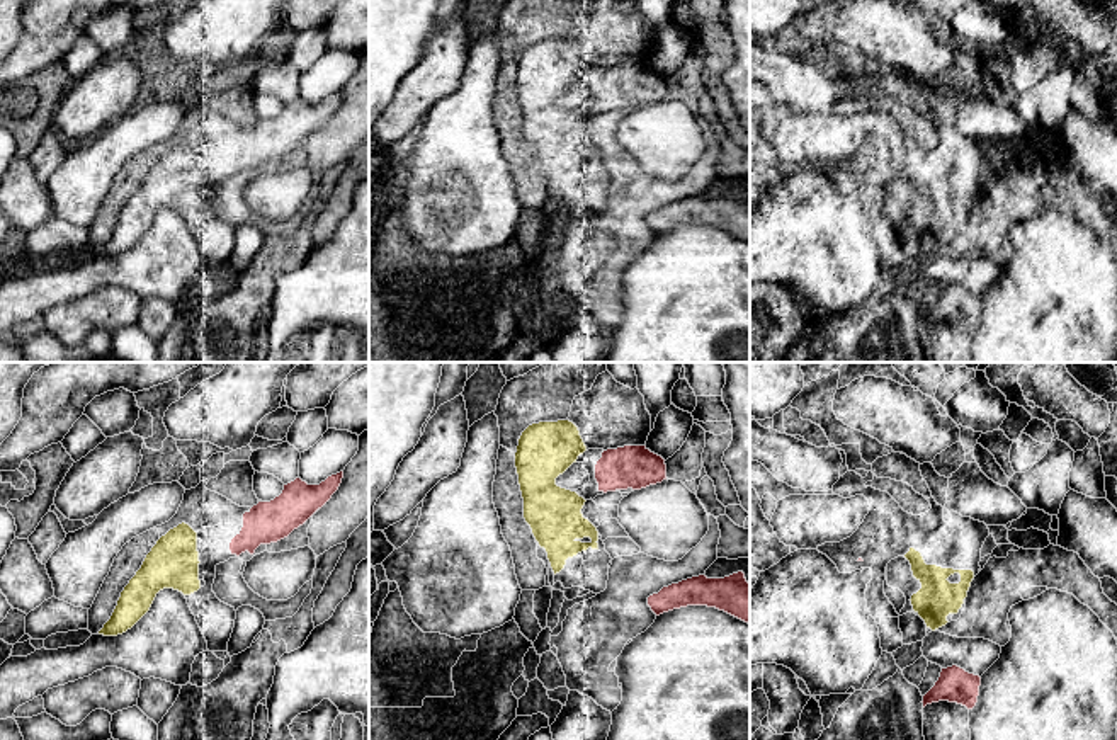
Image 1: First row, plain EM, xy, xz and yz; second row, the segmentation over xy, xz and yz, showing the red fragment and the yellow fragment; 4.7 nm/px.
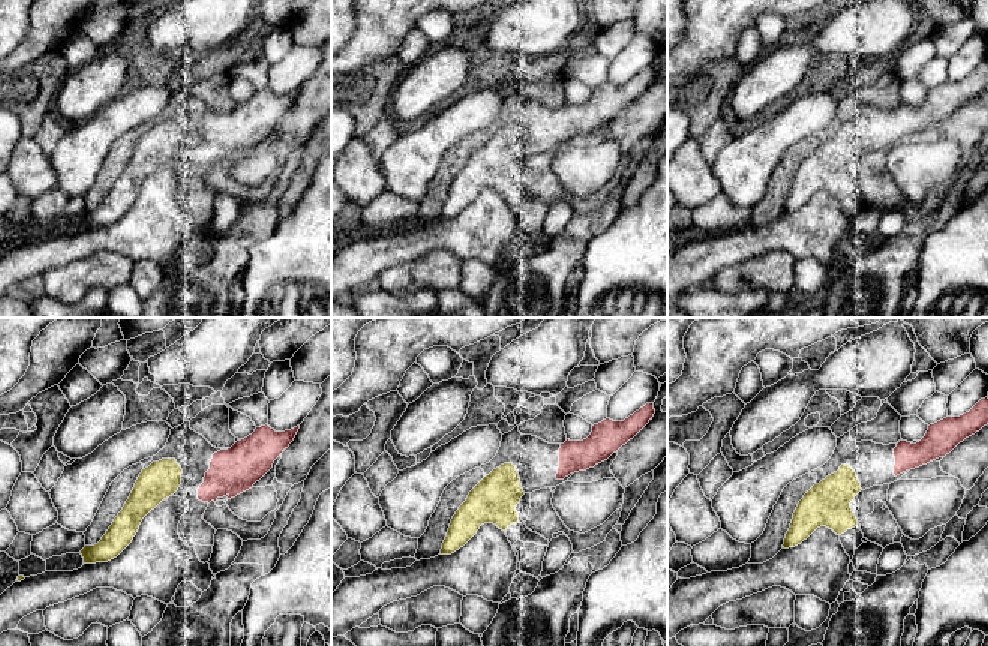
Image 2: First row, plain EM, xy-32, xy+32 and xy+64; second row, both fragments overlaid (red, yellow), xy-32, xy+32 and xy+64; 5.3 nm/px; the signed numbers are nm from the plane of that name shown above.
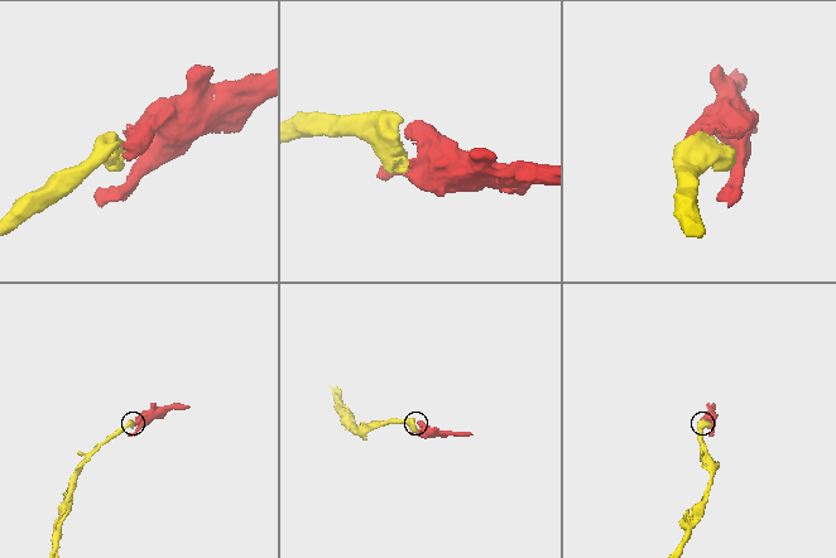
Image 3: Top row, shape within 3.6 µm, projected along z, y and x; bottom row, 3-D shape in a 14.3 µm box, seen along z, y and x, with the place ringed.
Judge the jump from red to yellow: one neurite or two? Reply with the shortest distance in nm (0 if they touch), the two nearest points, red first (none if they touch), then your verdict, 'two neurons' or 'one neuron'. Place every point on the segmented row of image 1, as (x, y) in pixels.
80 nm | xz (597, 461), (585, 449) | one neuron

